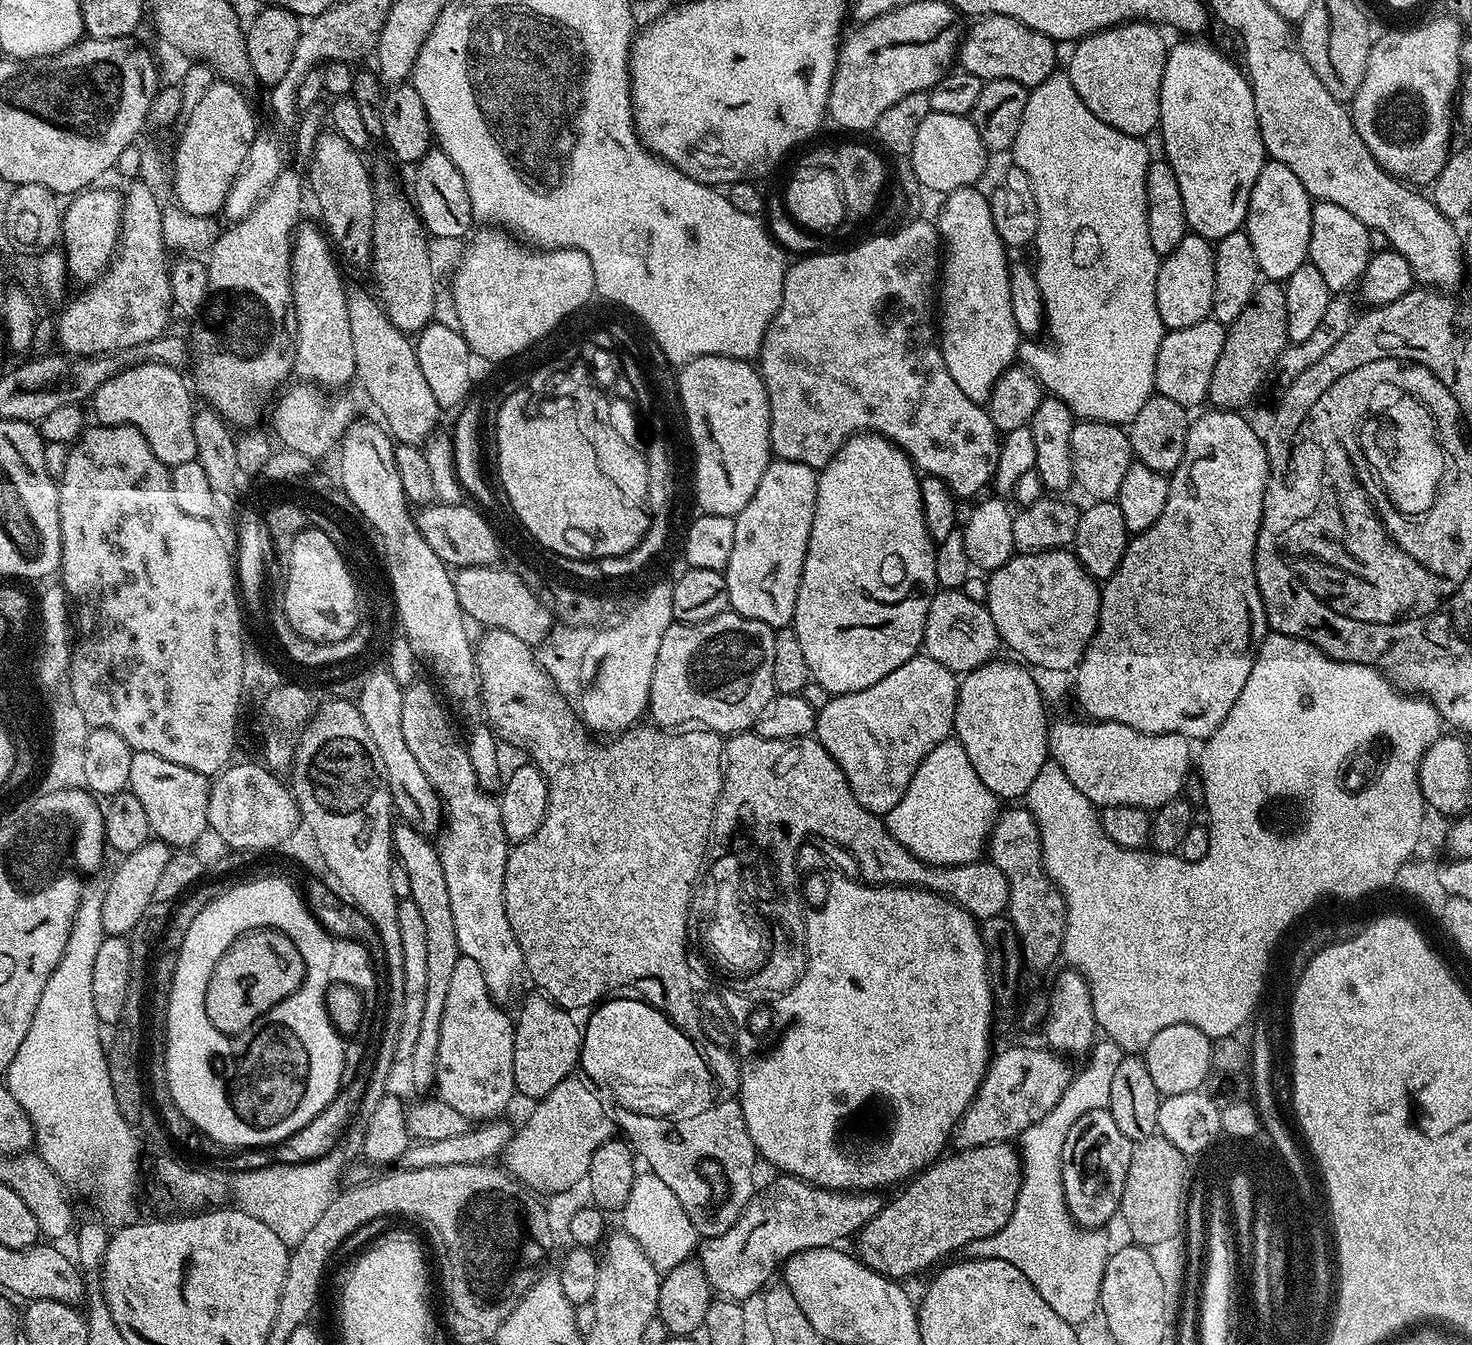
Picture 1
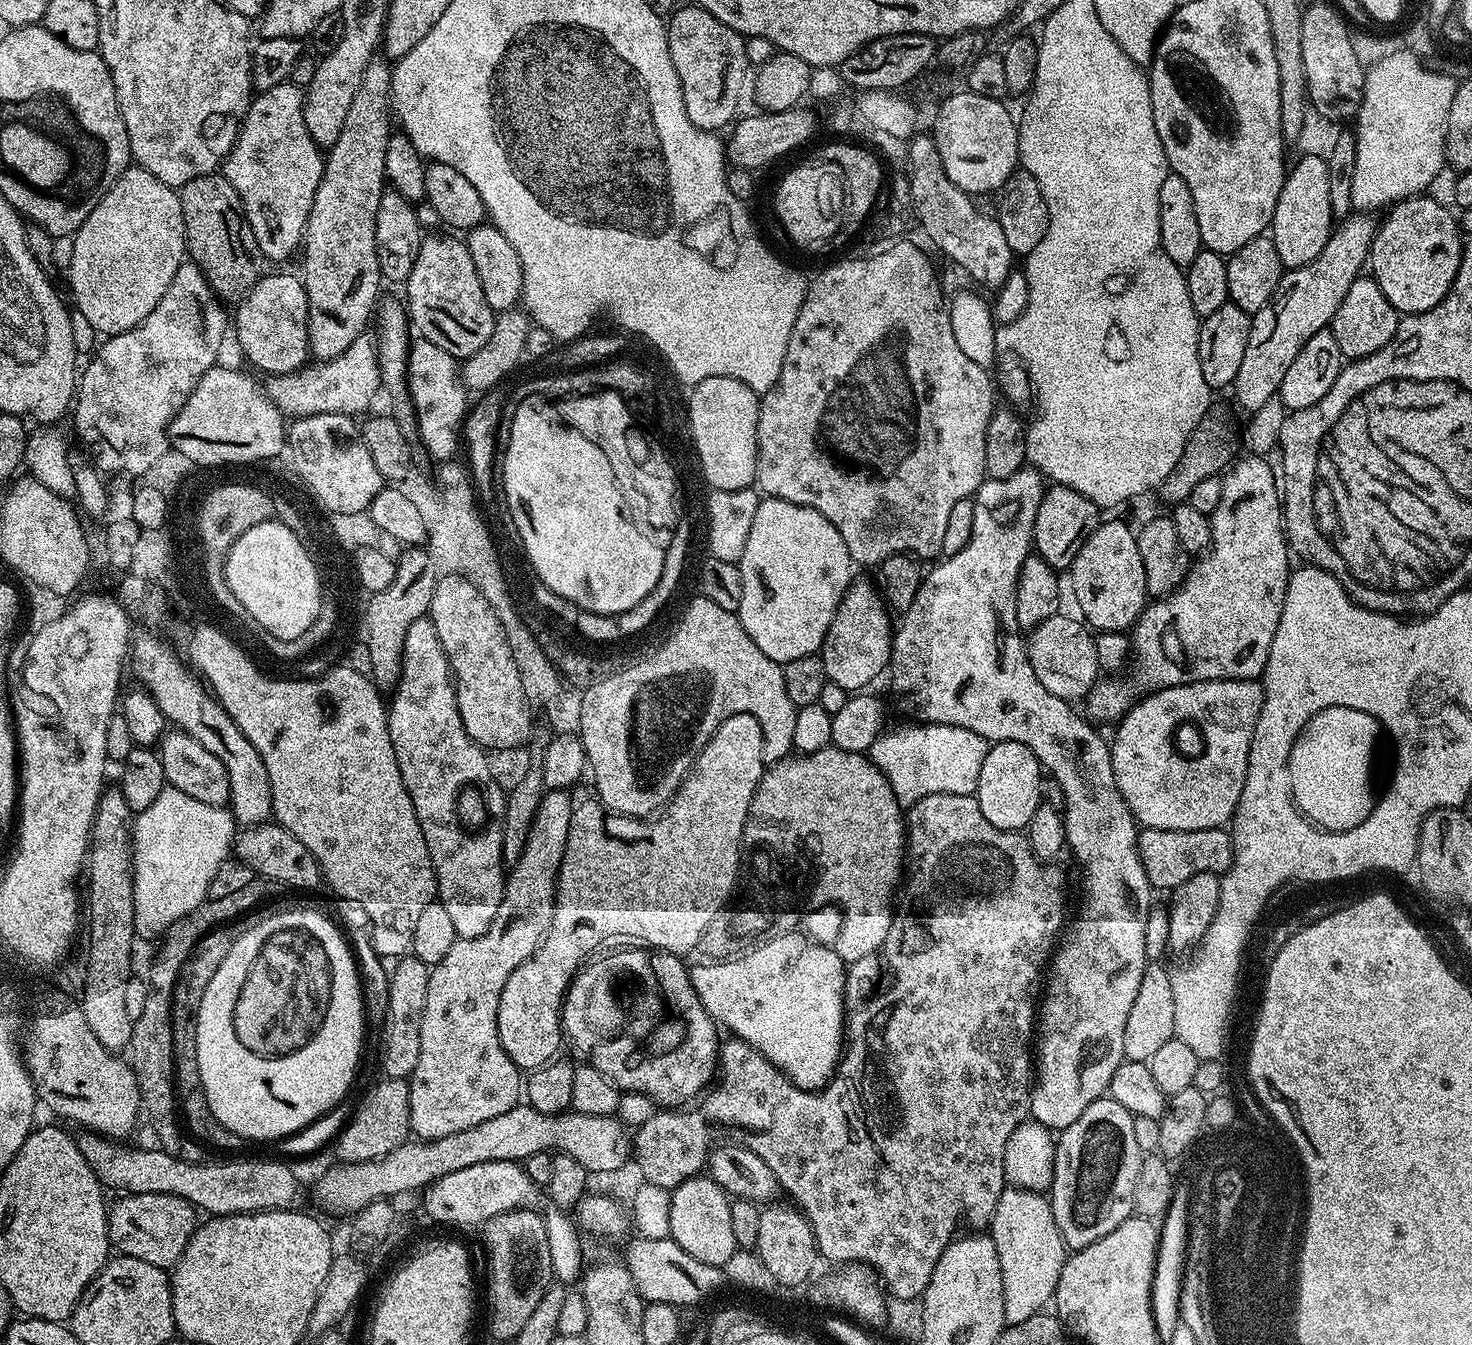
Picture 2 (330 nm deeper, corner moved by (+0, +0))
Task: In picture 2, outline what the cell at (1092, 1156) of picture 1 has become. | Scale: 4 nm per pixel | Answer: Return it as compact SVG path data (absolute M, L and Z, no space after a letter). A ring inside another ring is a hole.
M1101 1098L1090 1102L1090 1106L1086 1106L1086 1110L1082 1110L1076 1121L1070 1122L1070 1126L1066 1126L1055 1141L1056 1157L1050 1199L1054 1222L1058 1222L1058 1230L1069 1249L1085 1248L1098 1242L1098 1238L1110 1234L1110 1230L1133 1215L1134 1182L1138 1182L1138 1170L1144 1156L1138 1150L1138 1141L1134 1138L1132 1118L1133 1115L1126 1110L1126 1106L1111 1098Z

